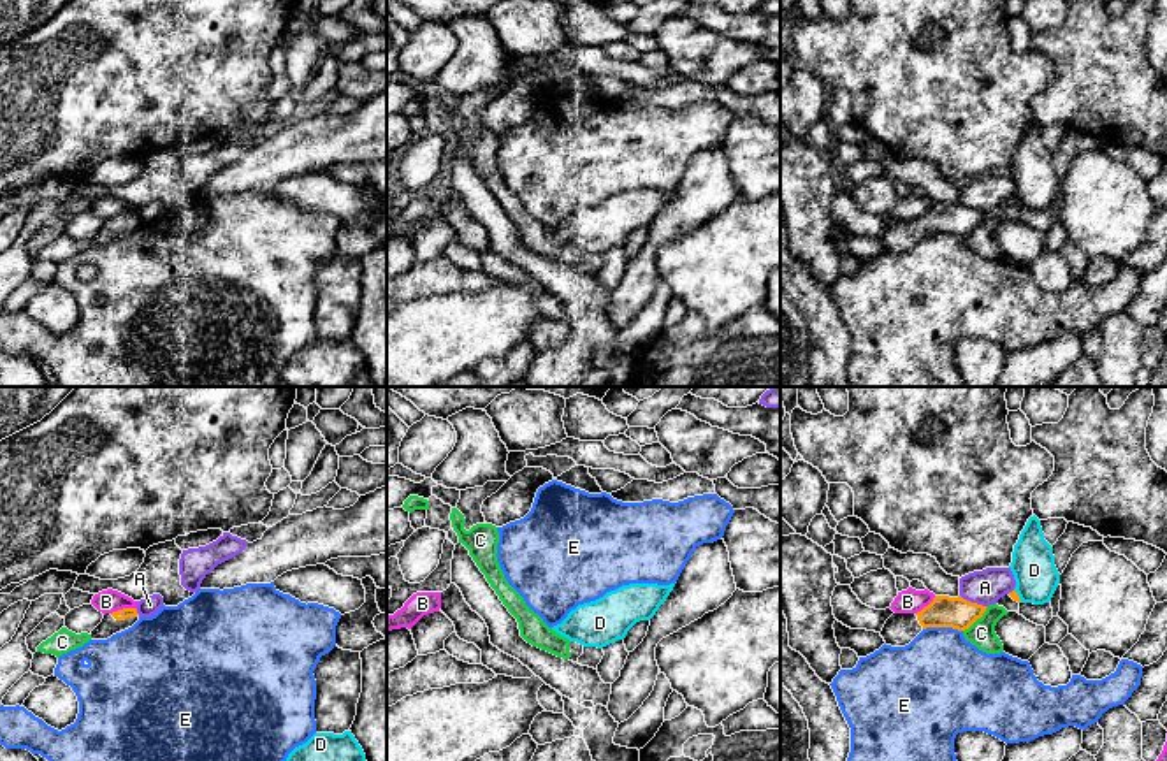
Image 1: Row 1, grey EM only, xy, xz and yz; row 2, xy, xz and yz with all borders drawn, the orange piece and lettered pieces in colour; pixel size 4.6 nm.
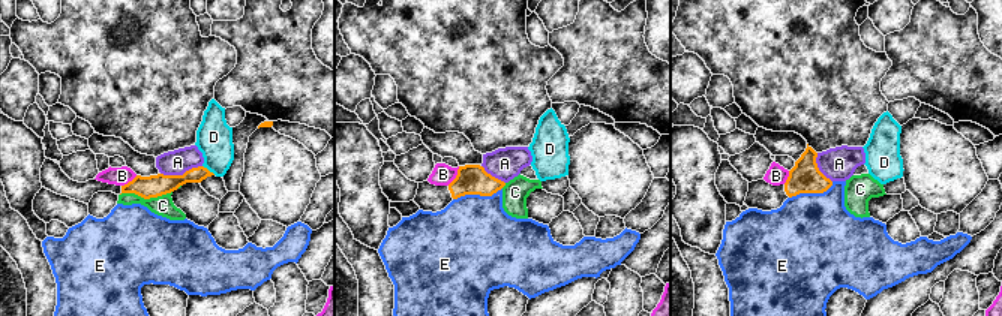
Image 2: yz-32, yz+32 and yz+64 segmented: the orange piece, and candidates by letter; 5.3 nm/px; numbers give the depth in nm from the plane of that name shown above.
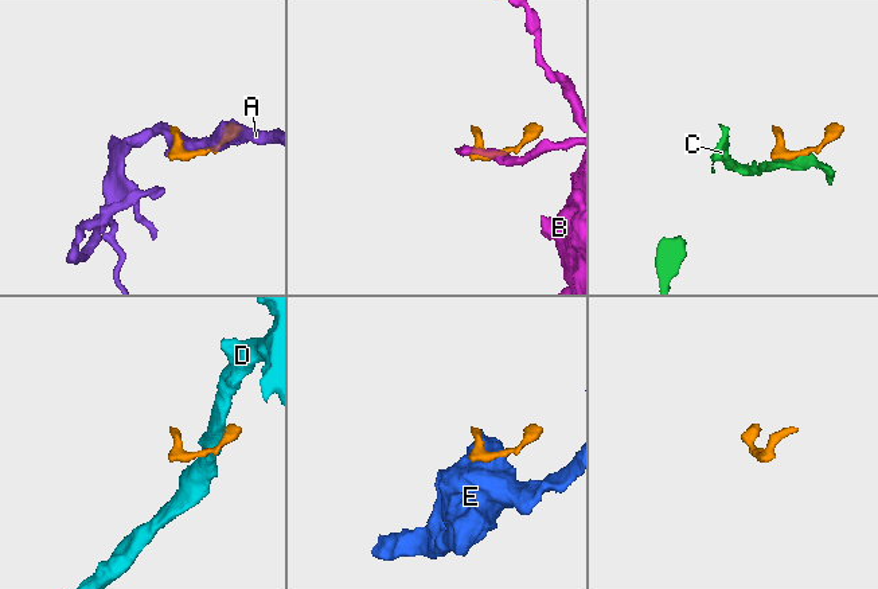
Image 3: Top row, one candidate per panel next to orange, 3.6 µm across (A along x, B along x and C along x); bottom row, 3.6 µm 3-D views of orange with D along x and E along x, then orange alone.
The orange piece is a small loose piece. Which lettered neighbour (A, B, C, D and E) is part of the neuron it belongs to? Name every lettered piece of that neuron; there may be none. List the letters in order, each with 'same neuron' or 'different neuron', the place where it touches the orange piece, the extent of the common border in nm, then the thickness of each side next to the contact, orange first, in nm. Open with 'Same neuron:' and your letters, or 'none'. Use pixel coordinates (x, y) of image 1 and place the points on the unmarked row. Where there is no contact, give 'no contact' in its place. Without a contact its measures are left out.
Same neuron: none
A: different neuron; meets orange in yz at (974, 210); contact 140 nm long; 140 nm thick on the orange side, 160 nm on the other
B: different neuron; meets orange in xy at (123, 215); contact 120 nm long; 50 nm thick on the orange side, 110 nm on the other
C: different neuron; meets orange in yz at (976, 225); contact 170 nm long; 140 nm thick on the orange side, 120 nm on the other
D: different neuron; meets orange in yz at (1018, 202); contact 70 nm long; 40 nm thick on the orange side, 200 nm on the other
E: different neuron; meets orange in yz at (942, 232); contact 180 nm long; 140 nm thick on the orange side, 440 nm on the other

